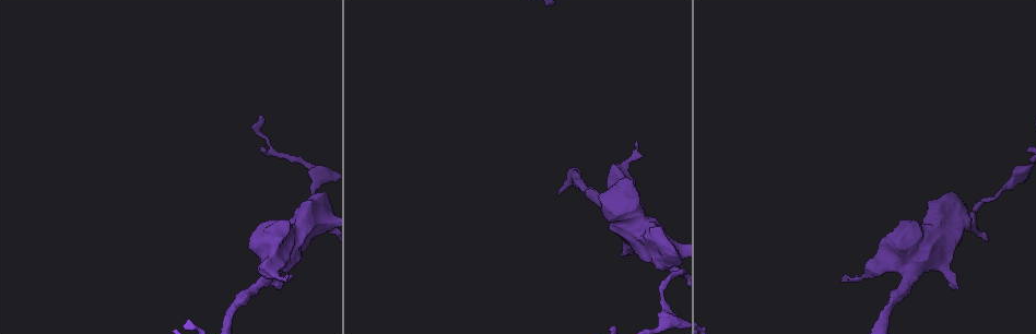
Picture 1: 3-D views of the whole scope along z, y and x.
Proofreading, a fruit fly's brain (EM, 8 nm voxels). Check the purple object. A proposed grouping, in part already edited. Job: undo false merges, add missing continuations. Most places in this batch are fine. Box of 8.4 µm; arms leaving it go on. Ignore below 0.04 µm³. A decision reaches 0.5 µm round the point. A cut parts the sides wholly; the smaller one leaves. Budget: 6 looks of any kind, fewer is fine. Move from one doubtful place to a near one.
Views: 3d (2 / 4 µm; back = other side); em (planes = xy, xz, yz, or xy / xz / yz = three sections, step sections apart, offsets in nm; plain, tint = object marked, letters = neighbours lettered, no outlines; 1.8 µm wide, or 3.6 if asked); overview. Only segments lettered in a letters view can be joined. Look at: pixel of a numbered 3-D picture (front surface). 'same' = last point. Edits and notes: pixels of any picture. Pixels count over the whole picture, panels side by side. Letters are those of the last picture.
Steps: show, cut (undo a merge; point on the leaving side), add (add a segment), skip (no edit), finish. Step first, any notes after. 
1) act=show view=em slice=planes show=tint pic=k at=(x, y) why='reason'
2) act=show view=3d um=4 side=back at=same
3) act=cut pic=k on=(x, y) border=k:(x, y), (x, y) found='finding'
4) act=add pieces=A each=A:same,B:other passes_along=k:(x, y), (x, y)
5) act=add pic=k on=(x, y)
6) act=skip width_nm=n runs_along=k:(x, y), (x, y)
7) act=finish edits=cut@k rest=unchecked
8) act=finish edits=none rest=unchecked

act=show view=em slice=xy step=8 show=tint pic=1 at=(671, 259) why='calibre changes'

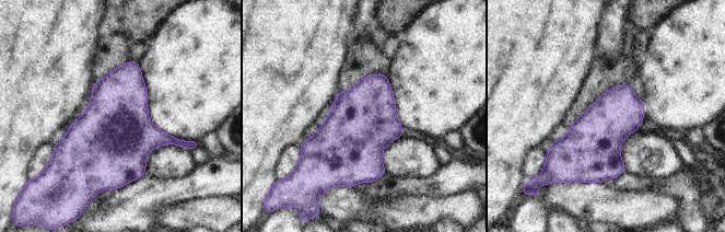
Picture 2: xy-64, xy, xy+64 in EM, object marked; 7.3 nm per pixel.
act=show view=em slice=planes show=letters at=same

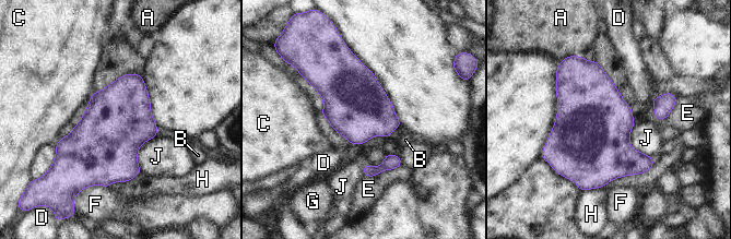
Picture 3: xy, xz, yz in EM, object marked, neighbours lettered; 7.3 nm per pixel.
act=skip each=A:other,B:other,C:other,D:other,E:other,F:other,G:other,H:other,J:other found='all the same neuron'

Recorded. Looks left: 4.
act=show view=em slice=yz step=8 show=letters pic=1 at=(959, 286) why='free end'

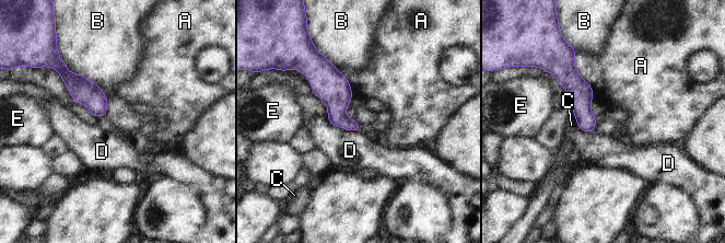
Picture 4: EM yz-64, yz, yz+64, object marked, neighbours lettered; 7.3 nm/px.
act=show view=em slice=planes show=letters at=same

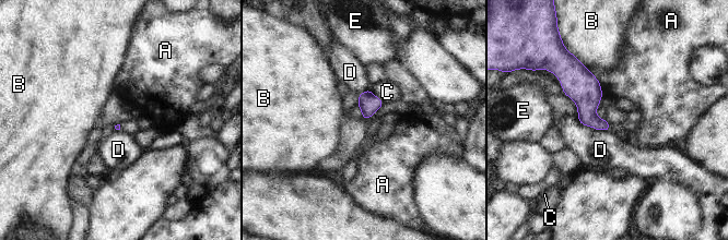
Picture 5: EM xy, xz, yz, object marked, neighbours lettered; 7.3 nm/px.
act=skip each=A:other,B:other,C:other,D:other,E:other border=5:(576, 117), (583, 124), (609, 130) found='no lettered segment goes on from it'

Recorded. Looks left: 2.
act=finish edits=none rest=unchecked

